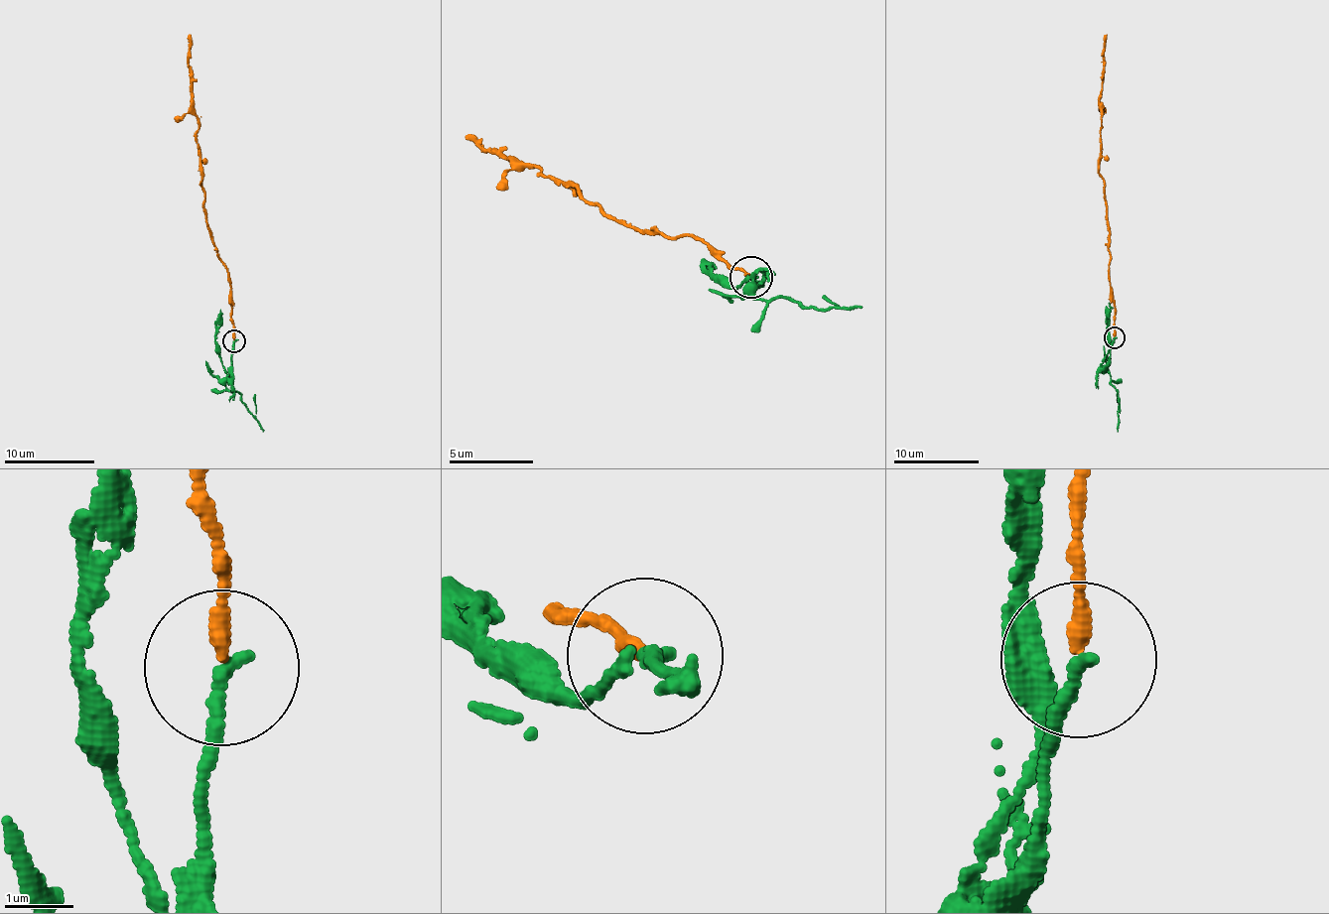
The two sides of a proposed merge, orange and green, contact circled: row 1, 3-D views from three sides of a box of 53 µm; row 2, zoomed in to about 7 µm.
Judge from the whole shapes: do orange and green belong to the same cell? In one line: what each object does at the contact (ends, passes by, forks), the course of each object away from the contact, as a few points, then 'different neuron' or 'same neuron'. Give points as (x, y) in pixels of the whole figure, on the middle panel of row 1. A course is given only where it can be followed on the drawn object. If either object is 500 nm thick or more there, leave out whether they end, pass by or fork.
orange ends; green ends; course orange (751, 277), (693, 234), (652, 235), (619, 223), (579, 190), (514, 155), (483, 150), (467, 137); course green (752, 278), (763, 286), (760, 298), (789, 296), (800, 306), (817, 312), (839, 306), (824, 295); different neuron

